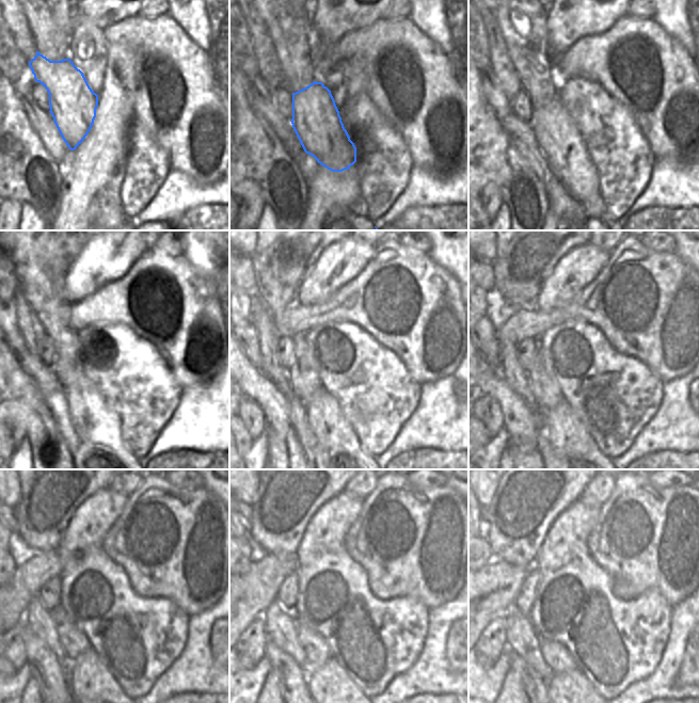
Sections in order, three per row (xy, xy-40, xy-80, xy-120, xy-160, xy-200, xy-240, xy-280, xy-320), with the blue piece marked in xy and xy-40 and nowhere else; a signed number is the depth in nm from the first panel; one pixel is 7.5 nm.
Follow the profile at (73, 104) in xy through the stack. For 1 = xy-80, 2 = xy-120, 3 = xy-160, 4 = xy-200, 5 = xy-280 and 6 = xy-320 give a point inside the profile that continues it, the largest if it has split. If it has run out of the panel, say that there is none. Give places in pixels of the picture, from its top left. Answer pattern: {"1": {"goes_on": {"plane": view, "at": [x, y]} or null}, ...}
{"1": {"goes_on": {"plane": "xy-80", "at": [558, 138]}}, "2": {"goes_on": {"plane": "xy-120", "at": [95, 421]}}, "3": {"goes_on": {"plane": "xy-160", "at": [334, 433]}}, "4": {"goes_on": {"plane": "xy-200", "at": [567, 433]}}, "5": {"goes_on": {"plane": "xy-280", "at": [330, 686]}}, "6": {"goes_on": {"plane": "xy-320", "at": [573, 686]}}}

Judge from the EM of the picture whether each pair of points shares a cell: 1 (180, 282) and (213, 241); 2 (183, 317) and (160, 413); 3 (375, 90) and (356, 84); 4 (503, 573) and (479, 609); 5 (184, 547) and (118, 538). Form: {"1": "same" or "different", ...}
{"1": "different", "2": "different", "3": "different", "4": "same", "5": "same"}

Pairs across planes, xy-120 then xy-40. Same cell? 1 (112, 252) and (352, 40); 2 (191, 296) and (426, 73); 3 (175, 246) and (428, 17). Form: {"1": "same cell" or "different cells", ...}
{"1": "different cells", "2": "same cell", "3": "different cells"}

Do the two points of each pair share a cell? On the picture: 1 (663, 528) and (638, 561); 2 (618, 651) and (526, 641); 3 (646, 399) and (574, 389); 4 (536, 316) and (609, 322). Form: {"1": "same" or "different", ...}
{"1": "same", "2": "different", "3": "same", "4": "same"}

